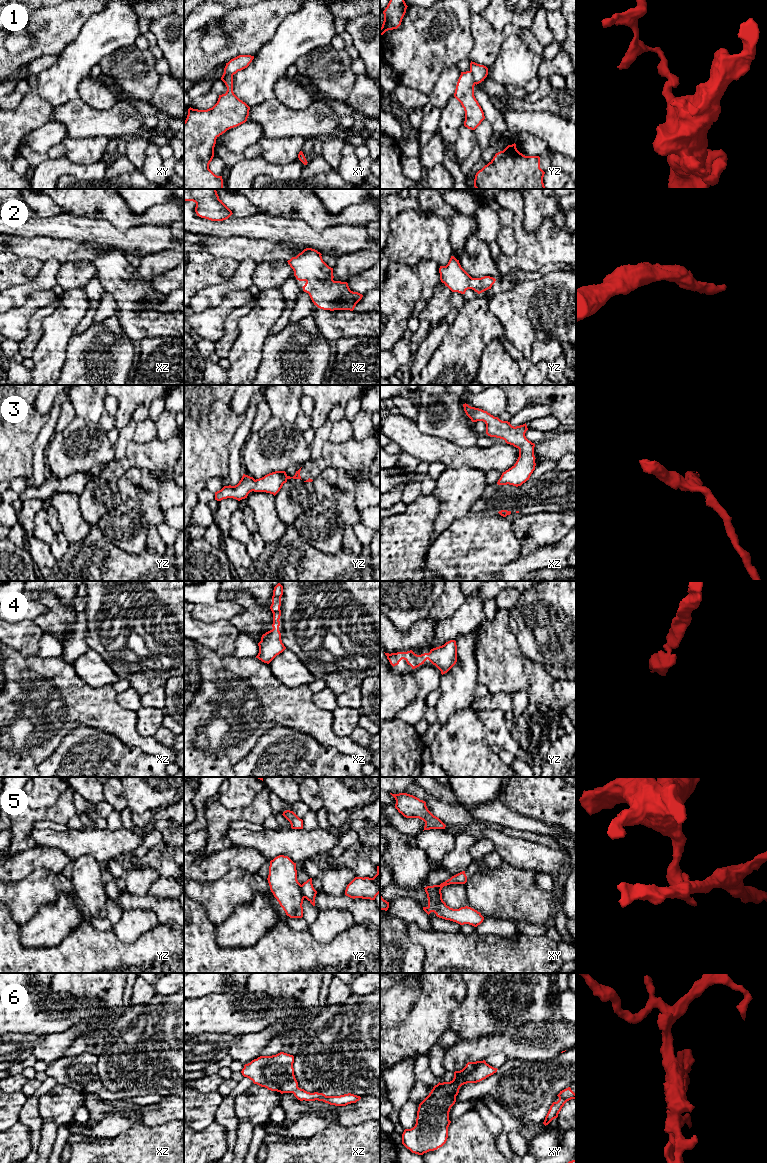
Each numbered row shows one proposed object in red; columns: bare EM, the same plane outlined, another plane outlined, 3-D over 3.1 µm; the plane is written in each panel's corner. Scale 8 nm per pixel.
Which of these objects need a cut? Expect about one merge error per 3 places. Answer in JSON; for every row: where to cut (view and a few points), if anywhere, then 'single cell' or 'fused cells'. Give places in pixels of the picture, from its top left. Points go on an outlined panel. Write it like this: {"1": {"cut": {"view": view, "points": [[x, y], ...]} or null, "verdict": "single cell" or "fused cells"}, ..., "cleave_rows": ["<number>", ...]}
{"1": {"cut": {"view": "yz", "points": [[469, 71], [475, 83]]}, "verdict": "fused cells"}, "2": {"cut": null, "verdict": "single cell"}, "3": {"cut": null, "verdict": "single cell"}, "4": {"cut": null, "verdict": "single cell"}, "5": {"cut": {"view": "yz", "points": [[300, 885], [304, 897]]}, "verdict": "fused cells"}, "6": {"cut": null, "verdict": "single cell"}, "cleave_rows": ["1", "5"]}

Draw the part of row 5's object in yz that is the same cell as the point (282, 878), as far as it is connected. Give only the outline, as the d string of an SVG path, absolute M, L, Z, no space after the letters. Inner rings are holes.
M279 855L270 861L268 883L274 897L290 918L303 917L303 892L297 880L296 863Z

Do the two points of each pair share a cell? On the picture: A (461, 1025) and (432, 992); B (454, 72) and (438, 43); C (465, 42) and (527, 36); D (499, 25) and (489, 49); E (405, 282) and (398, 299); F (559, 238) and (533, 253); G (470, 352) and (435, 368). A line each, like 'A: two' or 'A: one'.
A: two
B: two
C: two
D: two
E: one
F: one
G: one

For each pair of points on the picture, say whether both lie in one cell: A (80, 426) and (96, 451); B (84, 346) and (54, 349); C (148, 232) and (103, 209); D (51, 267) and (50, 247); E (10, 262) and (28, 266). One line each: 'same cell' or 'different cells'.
A: same cell
B: different cells
C: different cells
D: different cells
E: same cell

